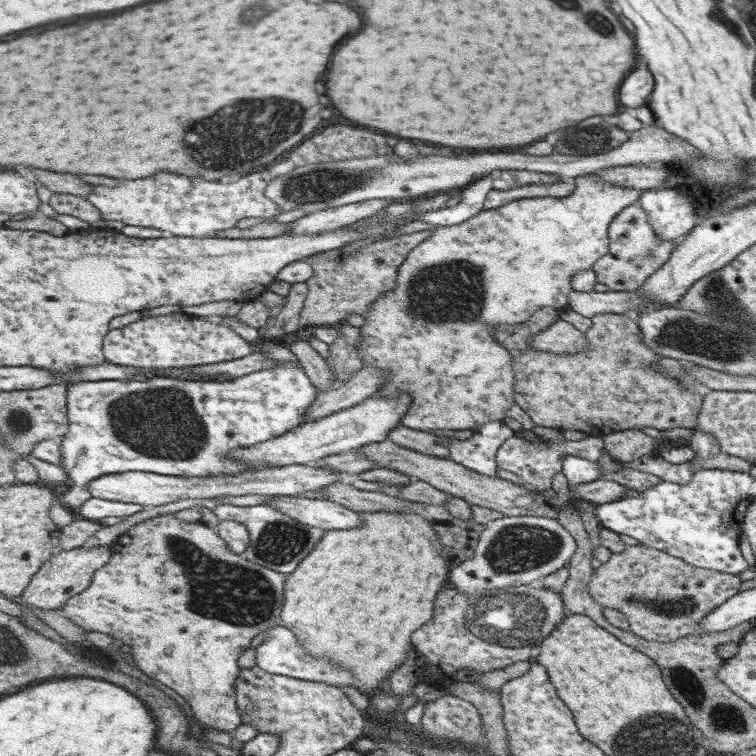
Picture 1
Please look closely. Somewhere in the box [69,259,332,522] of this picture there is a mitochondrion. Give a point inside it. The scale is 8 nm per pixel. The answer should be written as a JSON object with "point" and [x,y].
{"point":[162,422]}

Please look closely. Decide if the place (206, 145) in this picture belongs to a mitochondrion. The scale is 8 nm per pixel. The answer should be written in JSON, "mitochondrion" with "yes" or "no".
{"mitochondrion":"yes"}

